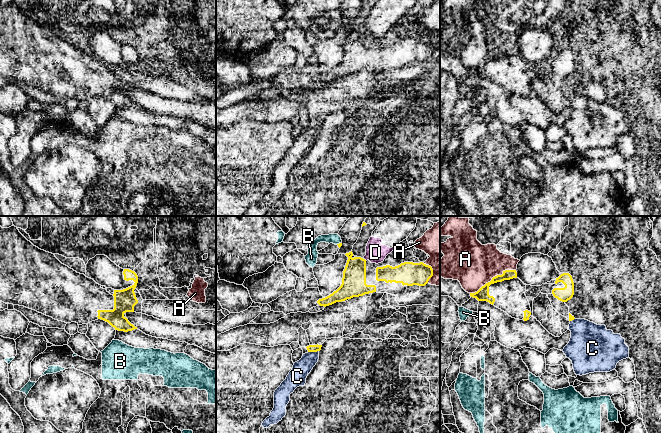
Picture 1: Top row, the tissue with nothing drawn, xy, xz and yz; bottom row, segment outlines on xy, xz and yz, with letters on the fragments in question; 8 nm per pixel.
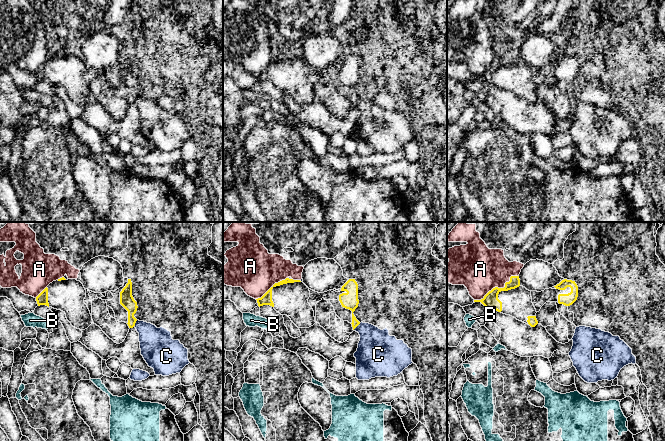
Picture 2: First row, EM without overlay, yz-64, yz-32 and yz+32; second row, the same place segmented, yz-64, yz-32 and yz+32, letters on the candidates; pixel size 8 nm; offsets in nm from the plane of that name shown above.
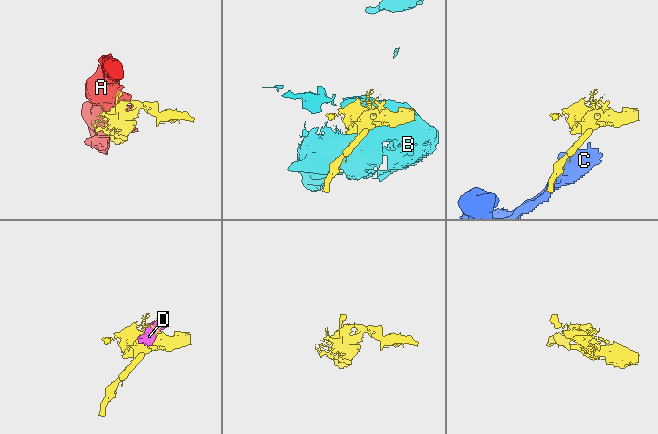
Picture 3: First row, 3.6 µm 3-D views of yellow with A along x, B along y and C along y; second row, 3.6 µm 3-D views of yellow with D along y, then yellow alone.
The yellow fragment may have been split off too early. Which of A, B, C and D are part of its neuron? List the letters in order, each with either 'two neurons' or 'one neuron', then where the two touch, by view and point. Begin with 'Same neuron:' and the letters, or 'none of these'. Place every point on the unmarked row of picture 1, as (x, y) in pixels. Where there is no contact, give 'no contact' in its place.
Same neuron: none of these
A: two neurons | yz (492, 54)
B: two neurons | xz (339, 19)
C: two neurons | xz (313, 127)
D: two neurons | xz (364, 35)

